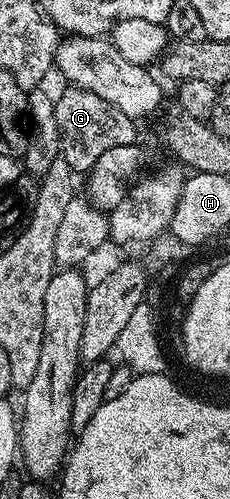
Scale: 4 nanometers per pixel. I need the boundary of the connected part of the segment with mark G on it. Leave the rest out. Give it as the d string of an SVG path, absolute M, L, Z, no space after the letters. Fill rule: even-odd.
M75 86L65 87L61 96L55 97L56 121L60 135L60 154L63 160L72 167L77 174L86 174L106 154L106 150L114 150L114 146L130 146L137 143L137 121L122 114L118 106L110 106L98 94L90 94L90 90Z

